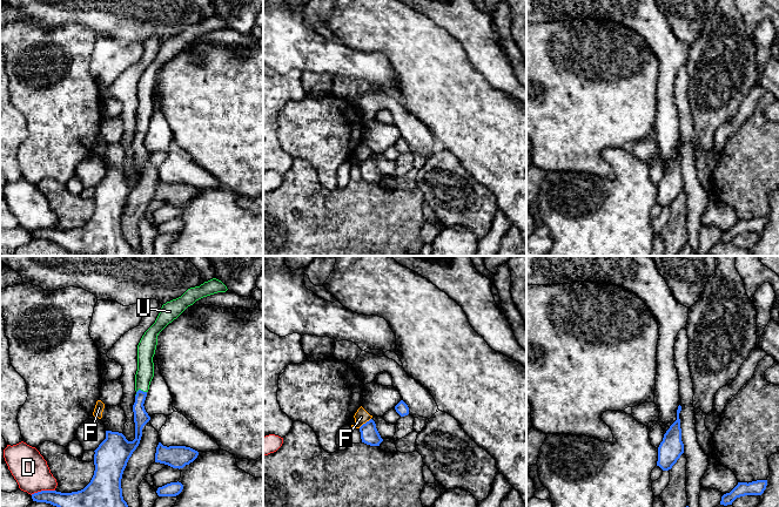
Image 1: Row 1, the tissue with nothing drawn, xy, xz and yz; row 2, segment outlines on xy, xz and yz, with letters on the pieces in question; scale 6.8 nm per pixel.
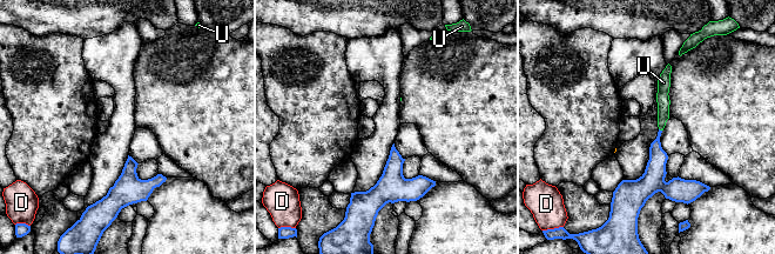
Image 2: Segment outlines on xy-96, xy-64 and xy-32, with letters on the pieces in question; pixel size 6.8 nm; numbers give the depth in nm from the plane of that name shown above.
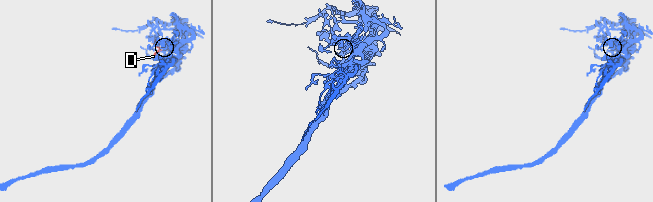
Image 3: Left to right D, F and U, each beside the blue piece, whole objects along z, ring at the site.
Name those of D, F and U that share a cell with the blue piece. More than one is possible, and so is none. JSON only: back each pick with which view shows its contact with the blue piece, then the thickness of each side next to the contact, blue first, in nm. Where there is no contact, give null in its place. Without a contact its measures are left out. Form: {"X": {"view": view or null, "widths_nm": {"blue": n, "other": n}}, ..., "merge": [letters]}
{"D": {"view": "xy", "widths_nm": {"blue": 170, "other": 240}}, "U": {"view": "xy", "widths_nm": {"blue": 100, "other": 120}}, "merge": ["D", "U"]}

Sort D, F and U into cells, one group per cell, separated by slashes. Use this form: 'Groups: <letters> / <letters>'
Groups: D U / F

